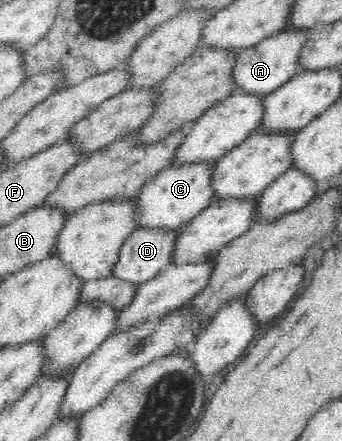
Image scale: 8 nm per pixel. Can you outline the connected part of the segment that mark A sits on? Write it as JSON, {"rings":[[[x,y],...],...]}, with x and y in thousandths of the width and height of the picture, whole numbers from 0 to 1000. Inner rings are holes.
{"rings":[[[825,68],[798,84],[690,120],[678,150],[678,202],[693,211],[769,220],[795,211],[877,163],[868,152],[868,120],[895,88],[898,70]]]}

